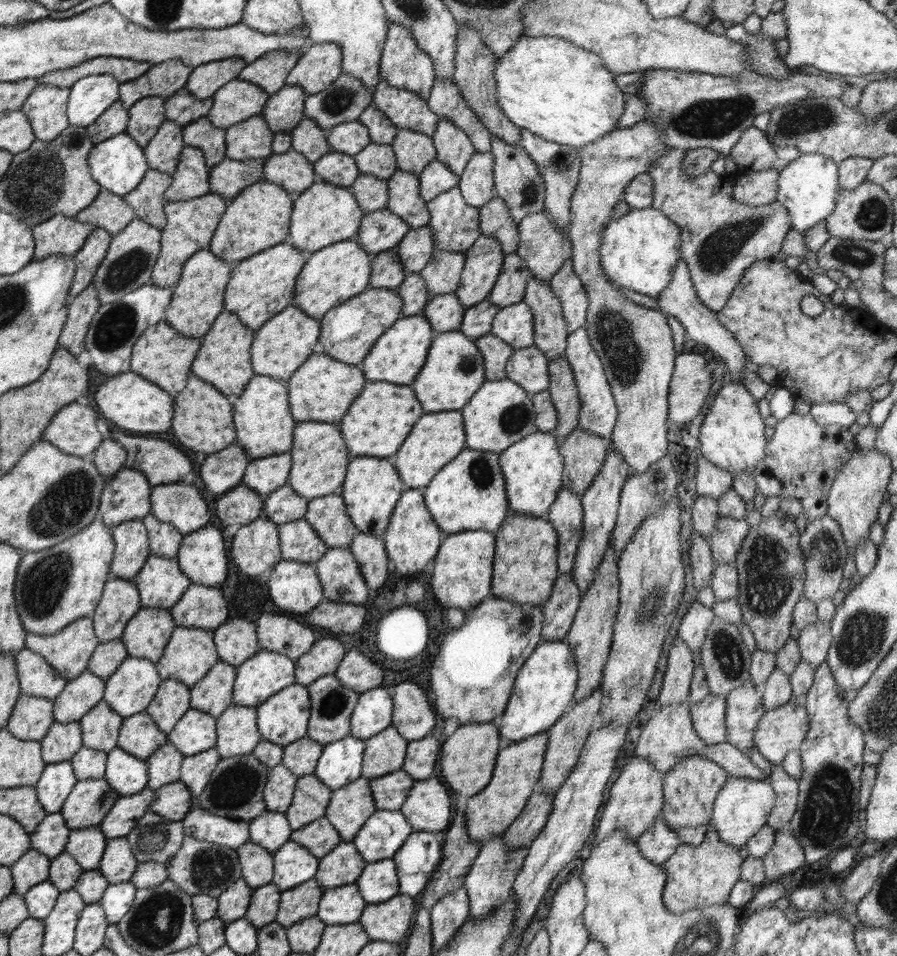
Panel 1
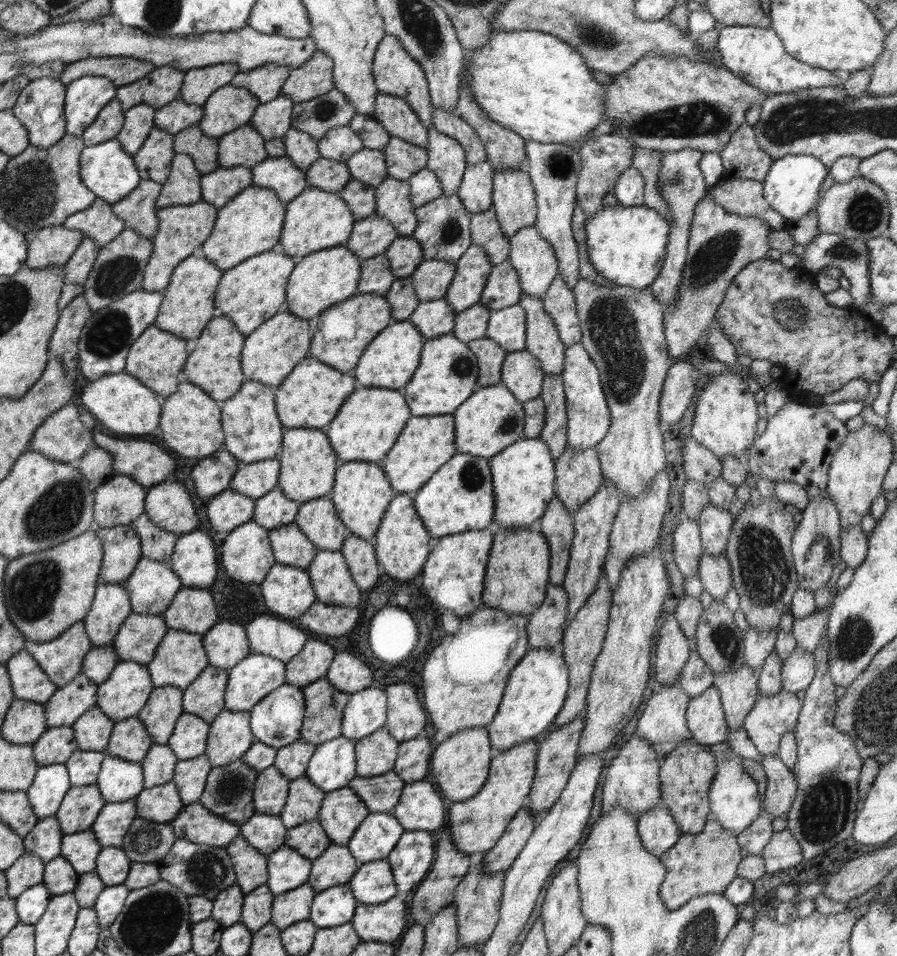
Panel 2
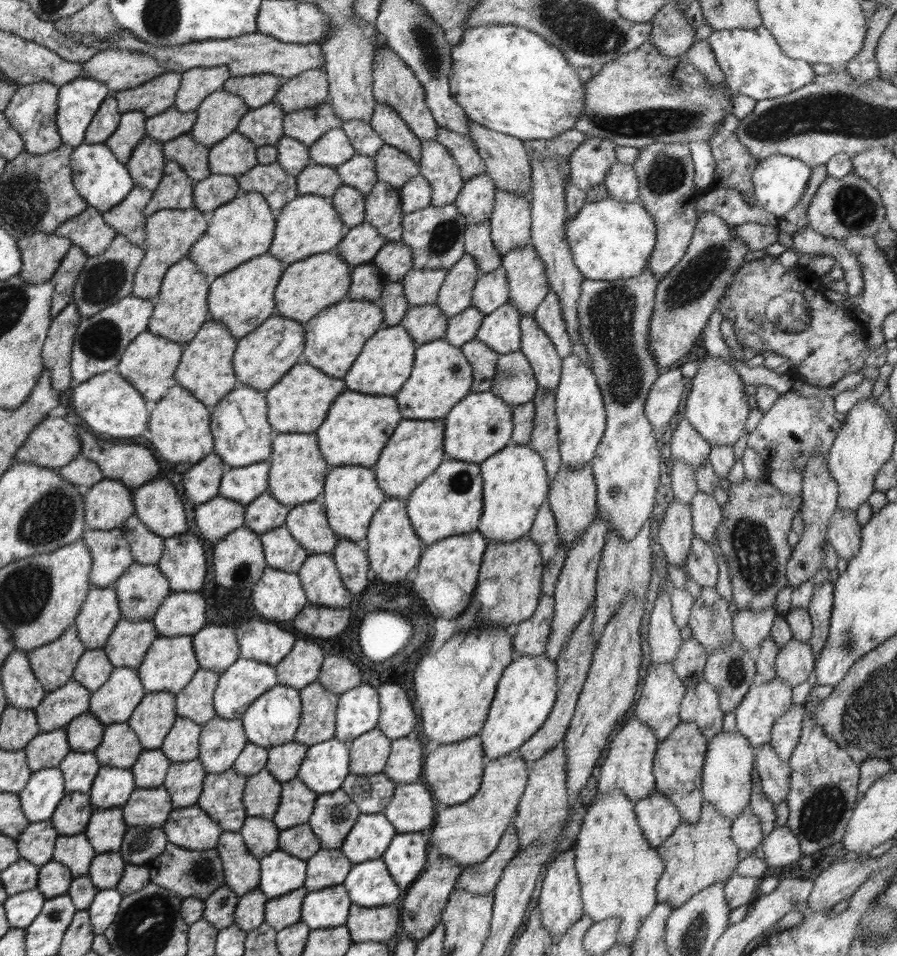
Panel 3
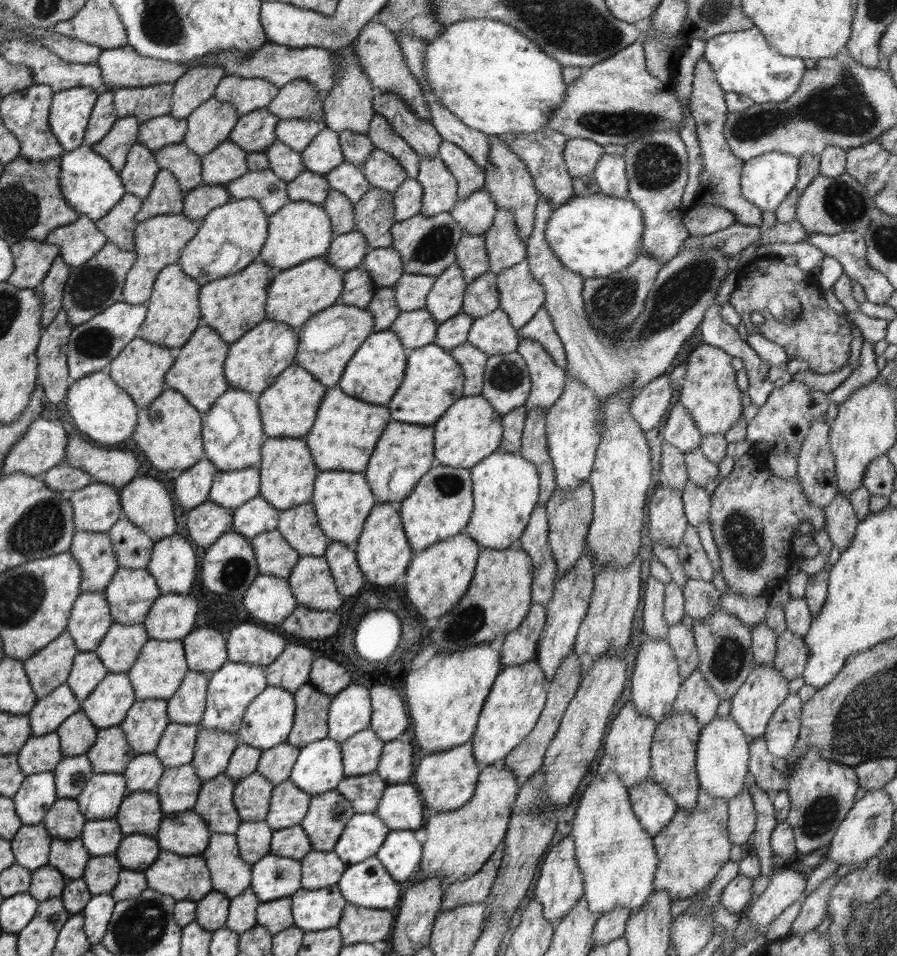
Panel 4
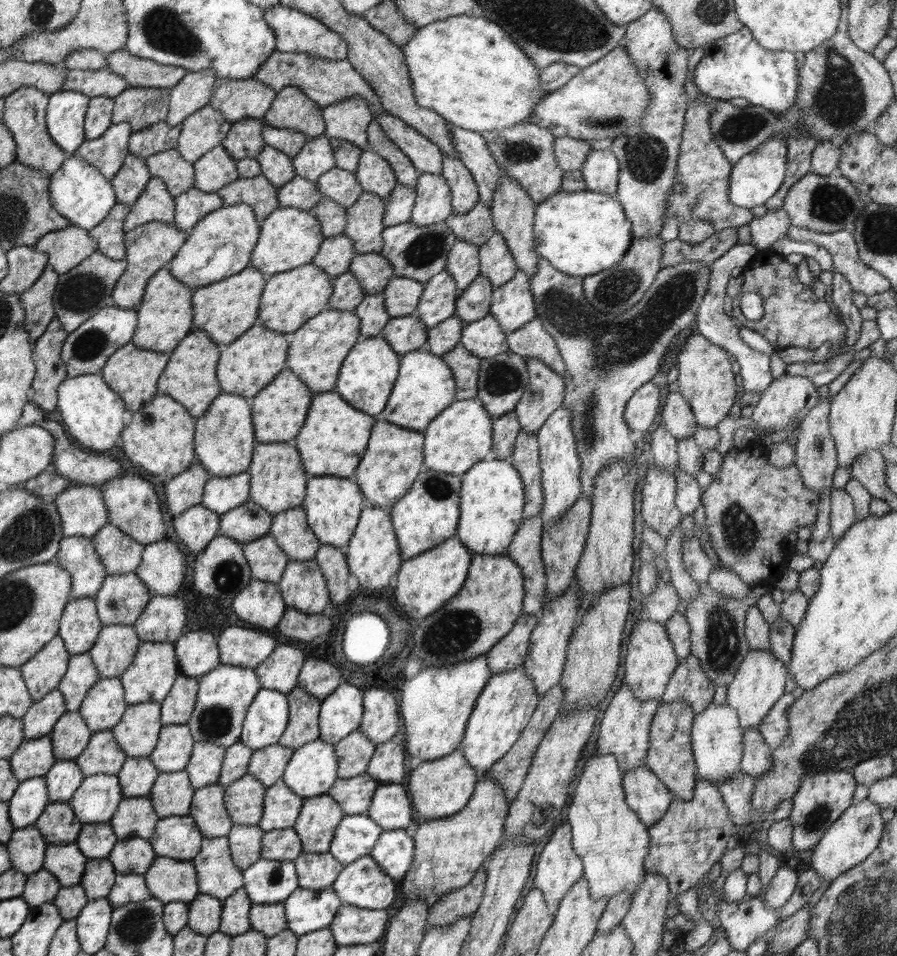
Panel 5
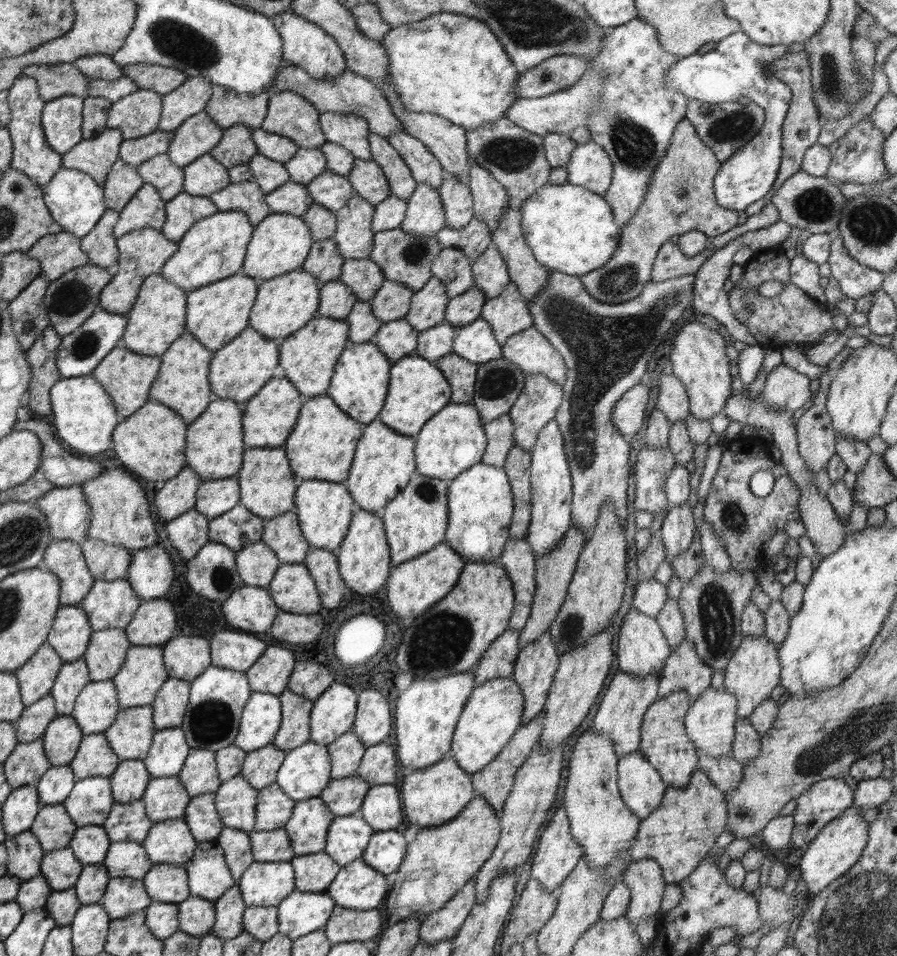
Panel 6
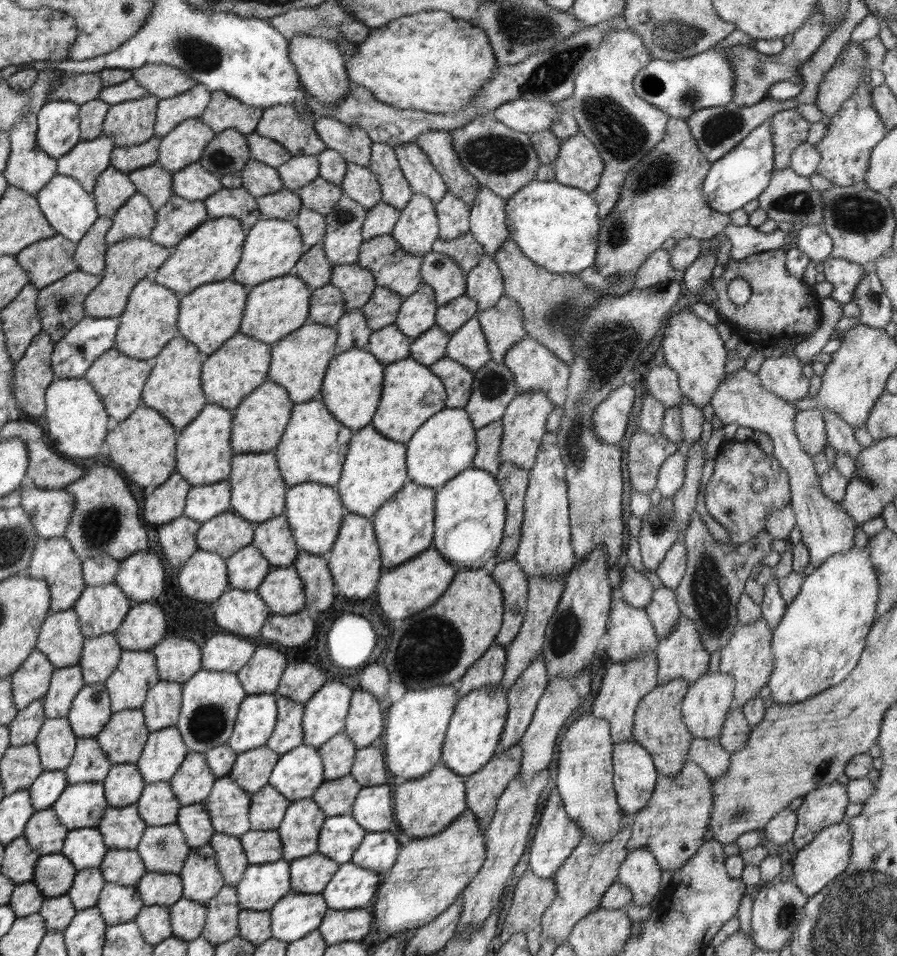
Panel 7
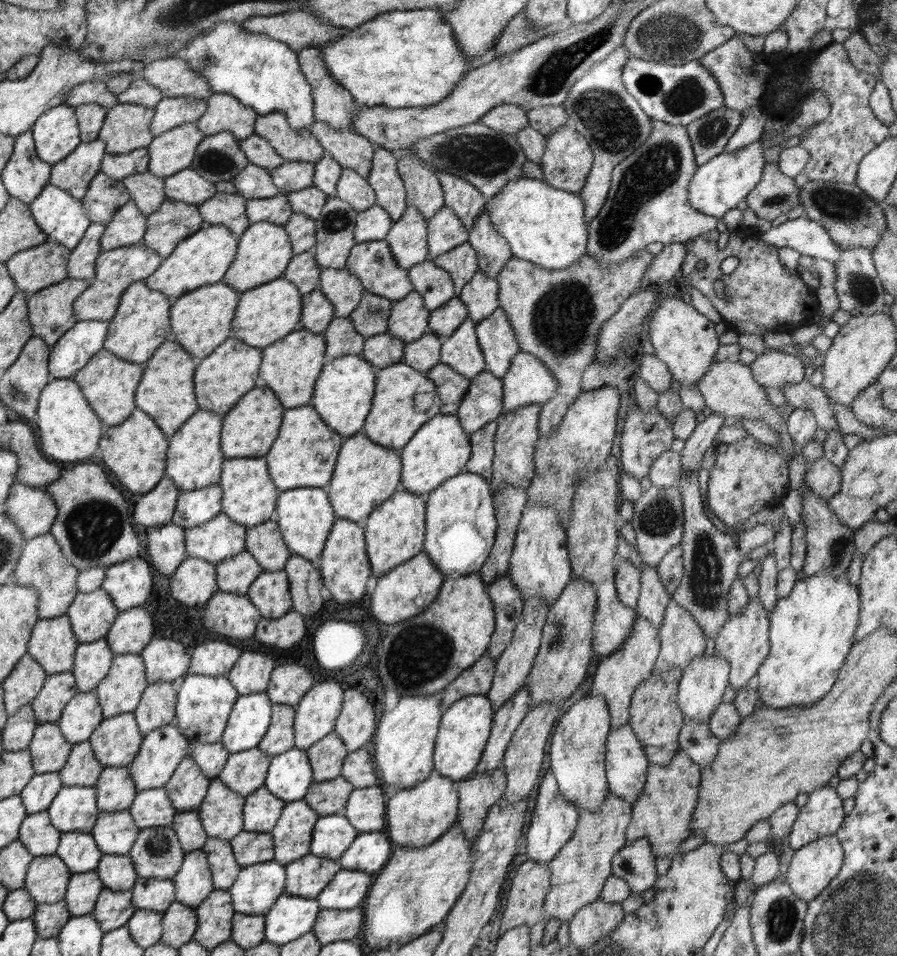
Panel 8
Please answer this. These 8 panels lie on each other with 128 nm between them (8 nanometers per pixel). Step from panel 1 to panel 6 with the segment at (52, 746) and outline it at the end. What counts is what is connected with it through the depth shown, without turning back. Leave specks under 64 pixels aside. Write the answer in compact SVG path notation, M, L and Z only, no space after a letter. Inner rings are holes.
M42 737L18 743L3 762L8 784L13 788L30 784L37 786L39 778L51 767L43 749Z

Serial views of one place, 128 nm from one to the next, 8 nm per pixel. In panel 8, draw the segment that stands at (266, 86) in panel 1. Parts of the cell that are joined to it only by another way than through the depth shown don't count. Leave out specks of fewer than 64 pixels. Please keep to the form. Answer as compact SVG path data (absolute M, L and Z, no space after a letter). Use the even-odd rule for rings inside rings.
M213 93L206 101L206 111L197 120L198 130L204 135L230 132L238 141L248 139L254 133L258 113L243 106L230 94Z

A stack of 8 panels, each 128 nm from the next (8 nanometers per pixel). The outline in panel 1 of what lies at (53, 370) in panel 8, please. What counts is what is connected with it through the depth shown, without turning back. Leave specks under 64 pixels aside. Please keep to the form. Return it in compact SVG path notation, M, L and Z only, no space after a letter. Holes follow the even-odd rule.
M149 283L124 294L116 302L101 304L92 317L85 340L85 349L92 357L94 370L109 377L128 371L136 340L145 328L165 320L165 310L172 300L173 292L173 287L162 288Z

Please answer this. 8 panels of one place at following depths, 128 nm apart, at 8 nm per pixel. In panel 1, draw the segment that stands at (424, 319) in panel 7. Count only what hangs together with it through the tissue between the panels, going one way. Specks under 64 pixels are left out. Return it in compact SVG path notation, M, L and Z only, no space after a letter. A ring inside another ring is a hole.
M480 235L464 253L466 260L461 281L454 293L468 309L490 294L506 254L495 238L484 235Z

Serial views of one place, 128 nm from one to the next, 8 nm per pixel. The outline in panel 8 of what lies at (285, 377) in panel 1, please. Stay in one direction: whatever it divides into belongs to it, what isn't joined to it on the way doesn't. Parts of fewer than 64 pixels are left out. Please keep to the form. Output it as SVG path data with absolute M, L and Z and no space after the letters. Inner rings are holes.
M229 337L195 365L194 392L199 408L225 415L244 394L256 386L261 364L262 348L249 346L238 338Z

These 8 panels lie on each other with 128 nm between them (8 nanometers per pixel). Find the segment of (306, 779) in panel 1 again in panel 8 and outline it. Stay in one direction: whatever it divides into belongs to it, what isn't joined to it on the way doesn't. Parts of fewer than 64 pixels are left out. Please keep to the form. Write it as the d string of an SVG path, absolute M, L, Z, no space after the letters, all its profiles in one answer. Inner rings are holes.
M262 786L245 797L243 806L244 831L271 833L286 802Z

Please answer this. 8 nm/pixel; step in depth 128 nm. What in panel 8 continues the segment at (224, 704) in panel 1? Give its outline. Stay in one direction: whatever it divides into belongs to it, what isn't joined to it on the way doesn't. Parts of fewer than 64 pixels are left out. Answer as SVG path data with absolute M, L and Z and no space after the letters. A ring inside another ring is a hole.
M160 681L146 686L140 703L133 712L140 734L146 736L151 730L175 722L177 694L171 682Z

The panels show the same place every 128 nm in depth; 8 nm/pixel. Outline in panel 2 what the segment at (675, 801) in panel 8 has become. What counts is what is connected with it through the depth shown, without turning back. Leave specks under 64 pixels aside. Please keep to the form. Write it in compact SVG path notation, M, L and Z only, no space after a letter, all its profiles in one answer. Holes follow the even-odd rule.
M710 811L706 825L697 835L681 833L677 843L659 856L666 867L665 879L659 888L659 895L668 910L676 910L690 898L706 893L723 893L726 887L738 876L737 868L741 861L741 846L734 833L722 828L716 815Z

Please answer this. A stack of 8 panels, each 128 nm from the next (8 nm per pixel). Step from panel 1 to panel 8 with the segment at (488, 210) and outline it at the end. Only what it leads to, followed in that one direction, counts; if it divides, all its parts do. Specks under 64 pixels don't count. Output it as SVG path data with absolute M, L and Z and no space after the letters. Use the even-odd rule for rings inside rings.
M425 260L409 267L408 278L413 290L420 293L424 306L433 311L454 297L454 283L450 273L436 266L433 261Z

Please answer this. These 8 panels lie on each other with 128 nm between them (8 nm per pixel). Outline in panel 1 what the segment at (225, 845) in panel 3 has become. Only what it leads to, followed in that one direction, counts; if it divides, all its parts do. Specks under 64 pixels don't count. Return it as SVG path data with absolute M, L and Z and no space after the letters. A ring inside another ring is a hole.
M246 842L237 848L239 863L241 864L242 876L247 885L258 888L271 883L273 877L273 854L262 848L262 845Z

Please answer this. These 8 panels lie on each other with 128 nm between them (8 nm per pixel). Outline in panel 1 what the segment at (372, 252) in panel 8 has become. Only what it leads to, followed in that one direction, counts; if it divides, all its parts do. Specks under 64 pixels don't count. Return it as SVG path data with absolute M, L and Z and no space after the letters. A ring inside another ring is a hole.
M459 186L450 188L426 203L430 220L427 226L433 230L433 244L437 251L467 251L482 235L478 208L464 201Z

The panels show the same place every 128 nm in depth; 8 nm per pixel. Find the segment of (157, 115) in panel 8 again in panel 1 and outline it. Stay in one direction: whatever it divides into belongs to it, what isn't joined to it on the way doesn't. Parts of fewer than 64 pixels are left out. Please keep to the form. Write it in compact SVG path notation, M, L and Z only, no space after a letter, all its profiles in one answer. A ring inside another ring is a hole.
M234 56L194 67L184 86L198 100L213 98L214 94L236 79L246 67L244 59Z

